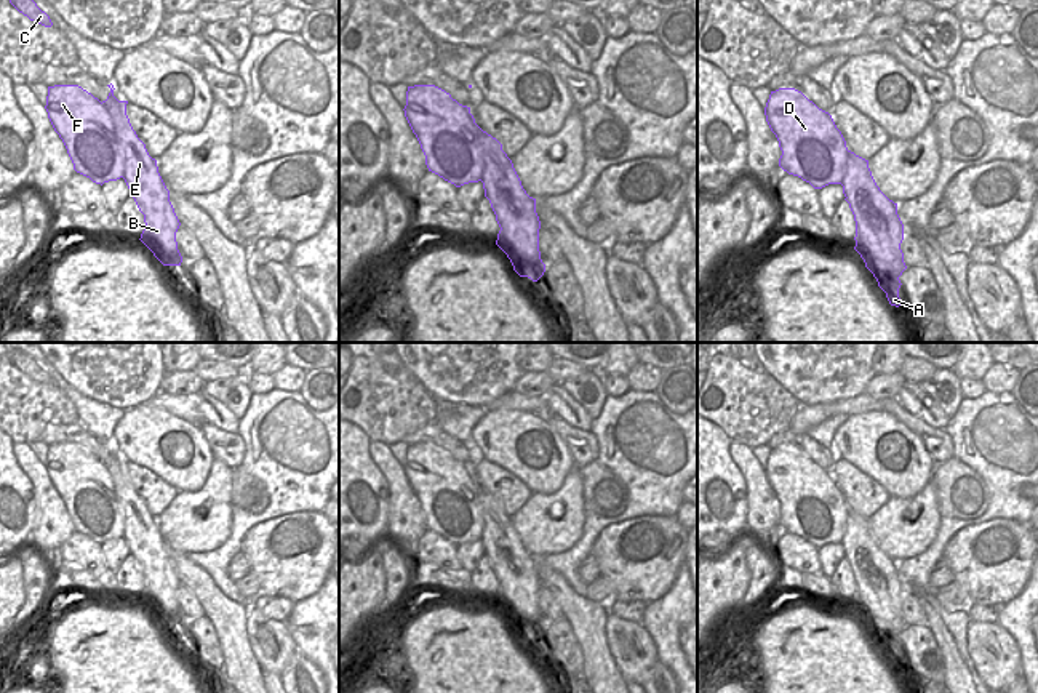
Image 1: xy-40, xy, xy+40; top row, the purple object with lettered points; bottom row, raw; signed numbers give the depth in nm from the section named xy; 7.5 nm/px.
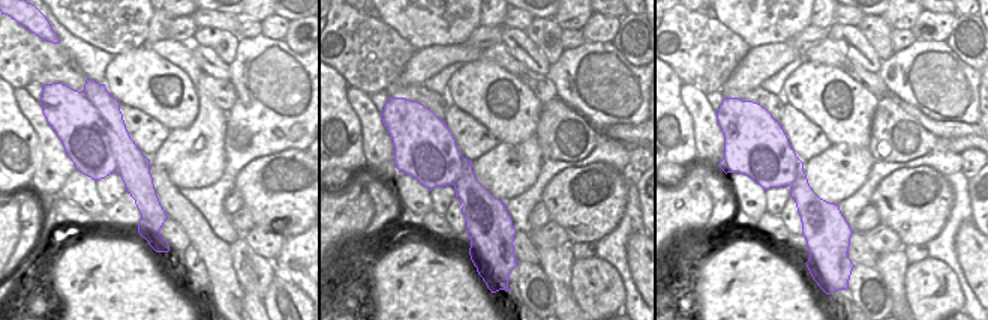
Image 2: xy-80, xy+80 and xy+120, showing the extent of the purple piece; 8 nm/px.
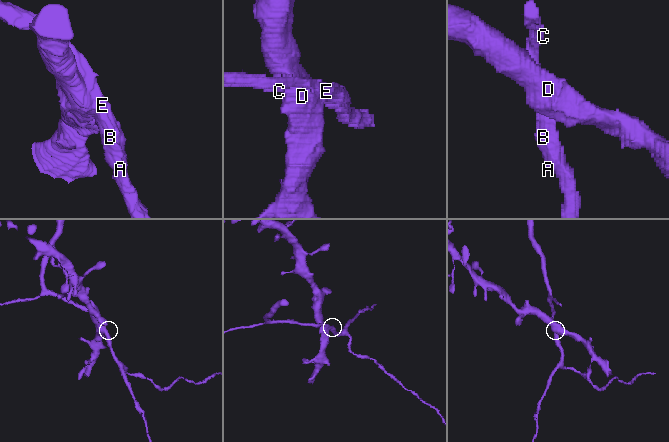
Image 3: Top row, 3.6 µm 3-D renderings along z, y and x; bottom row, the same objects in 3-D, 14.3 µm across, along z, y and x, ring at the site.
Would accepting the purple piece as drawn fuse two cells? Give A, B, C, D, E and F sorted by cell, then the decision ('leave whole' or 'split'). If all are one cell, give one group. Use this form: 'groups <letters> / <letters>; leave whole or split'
groups A B C E / D F; split

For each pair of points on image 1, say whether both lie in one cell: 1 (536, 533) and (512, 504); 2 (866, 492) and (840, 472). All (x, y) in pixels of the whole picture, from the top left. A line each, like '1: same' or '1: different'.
1: different
2: same

